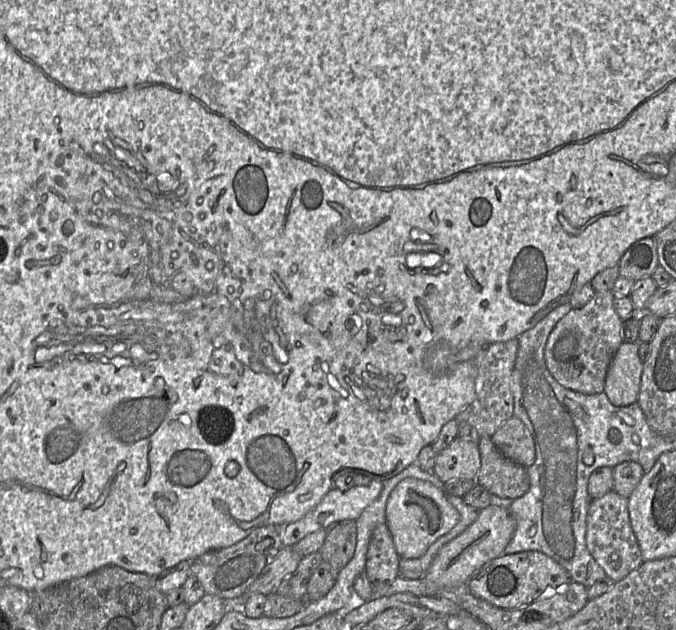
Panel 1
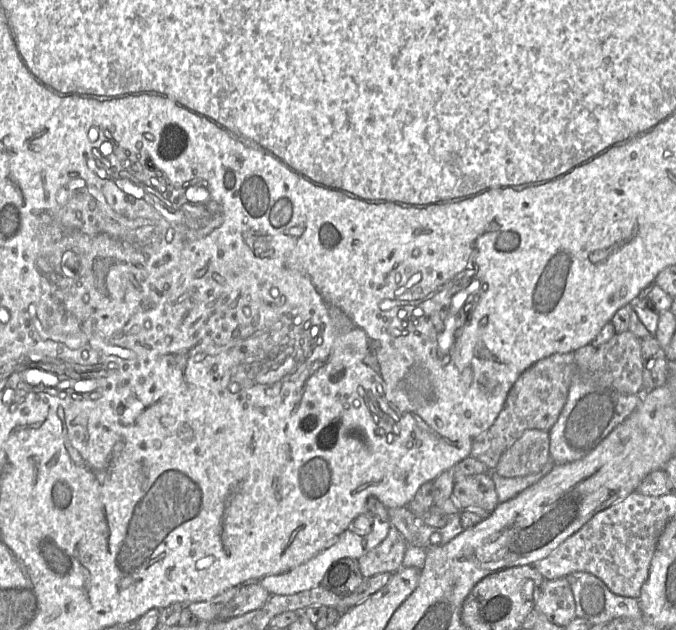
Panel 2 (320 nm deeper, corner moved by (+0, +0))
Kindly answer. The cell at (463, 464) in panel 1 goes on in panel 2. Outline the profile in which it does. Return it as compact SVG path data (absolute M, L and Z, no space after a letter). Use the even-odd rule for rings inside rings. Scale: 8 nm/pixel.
M490 472L465 476L455 480L451 497L463 509L483 509L489 515L499 504L495 484Z

